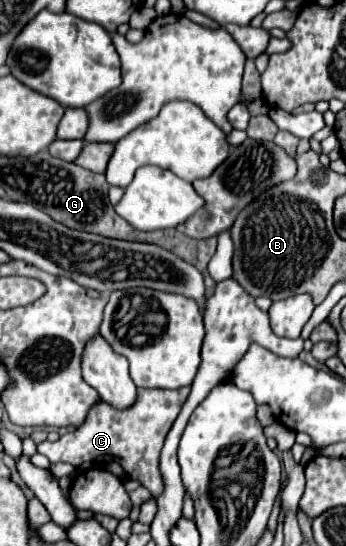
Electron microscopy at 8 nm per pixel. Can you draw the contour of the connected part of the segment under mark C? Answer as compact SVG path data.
M180 388L178 392L168 390L138 390L138 400L128 412L116 412L110 404L96 404L84 424L60 436L56 442L42 442L38 444L38 452L44 454L50 462L68 462L72 466L82 466L84 462L92 464L106 464L118 462L124 472L144 484L152 496L160 496L162 480L158 470L158 456L164 444L164 436L168 428L174 424L184 400L188 398L191 388Z

